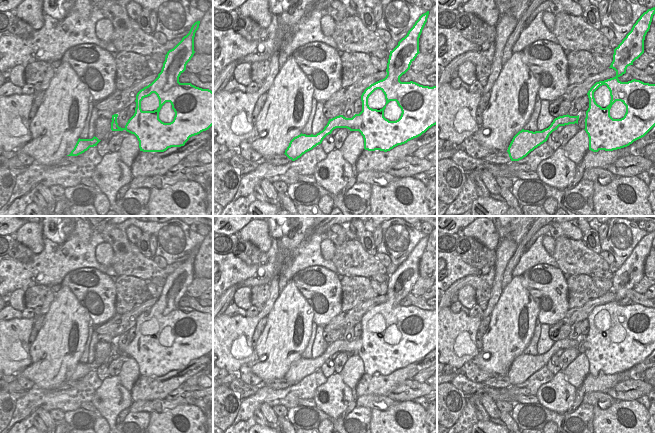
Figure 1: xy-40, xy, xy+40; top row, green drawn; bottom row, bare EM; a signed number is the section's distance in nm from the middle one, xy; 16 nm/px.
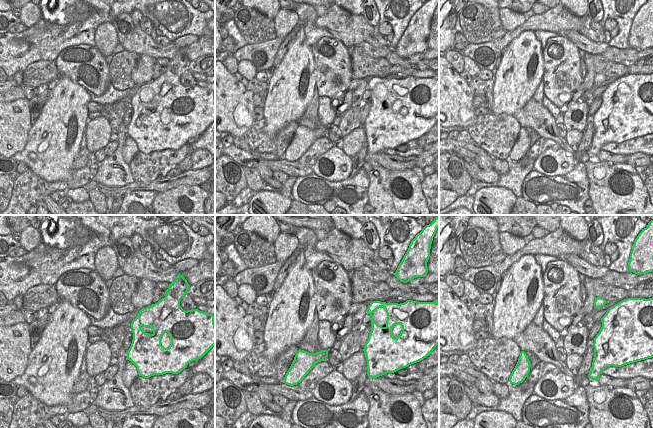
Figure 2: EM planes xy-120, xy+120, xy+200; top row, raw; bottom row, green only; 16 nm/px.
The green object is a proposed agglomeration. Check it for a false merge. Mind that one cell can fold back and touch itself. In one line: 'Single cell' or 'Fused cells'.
Single cell

